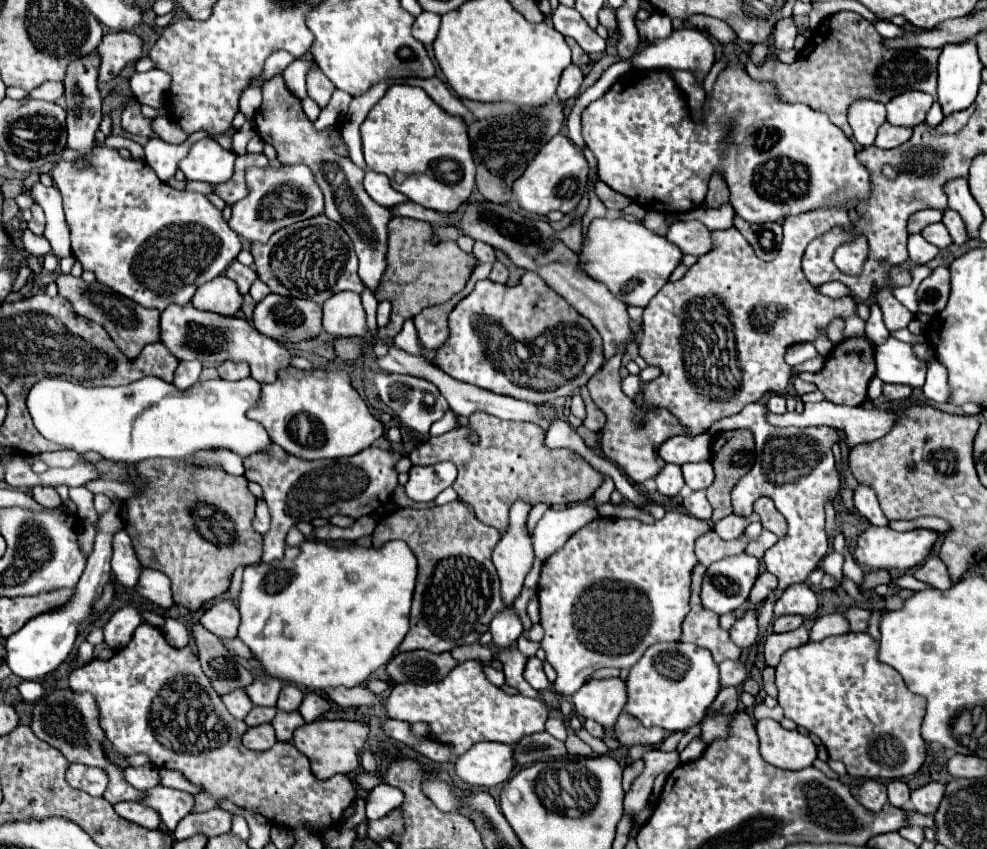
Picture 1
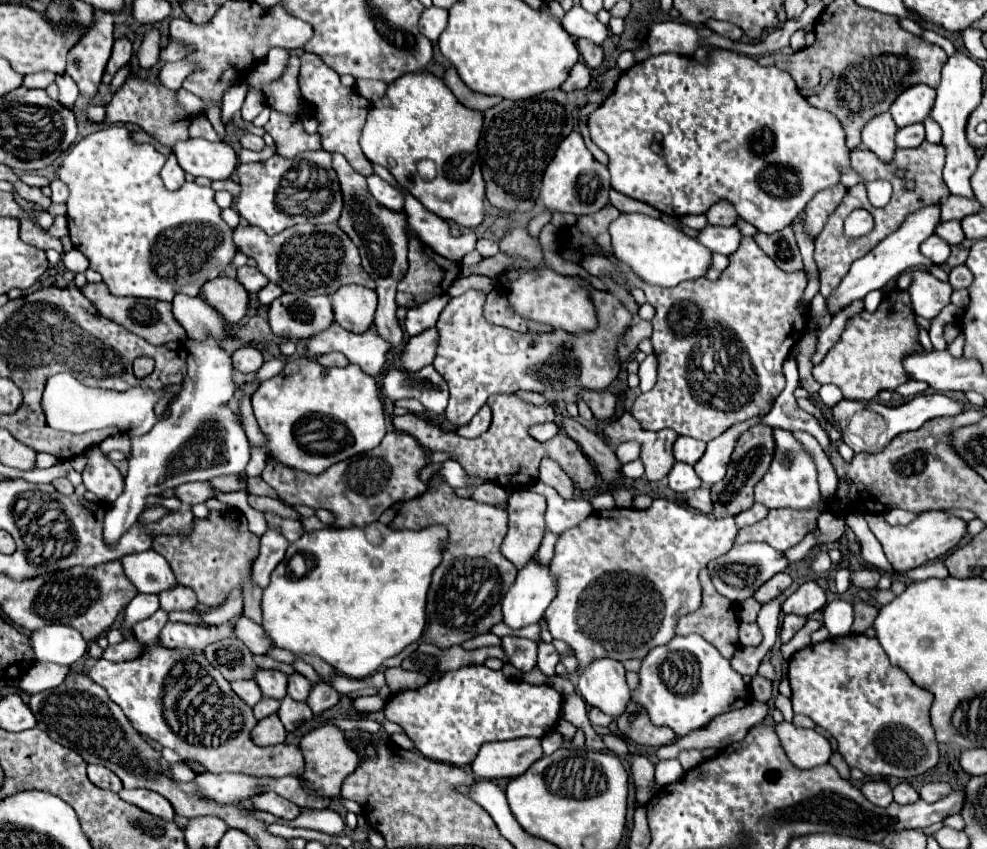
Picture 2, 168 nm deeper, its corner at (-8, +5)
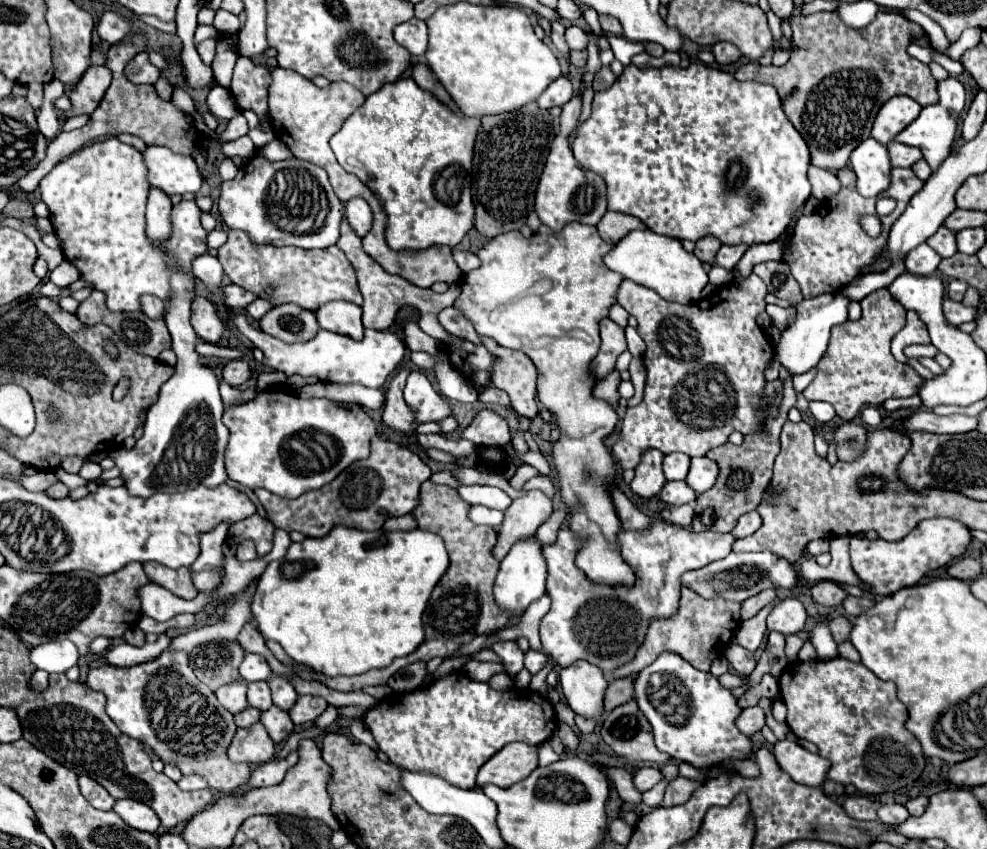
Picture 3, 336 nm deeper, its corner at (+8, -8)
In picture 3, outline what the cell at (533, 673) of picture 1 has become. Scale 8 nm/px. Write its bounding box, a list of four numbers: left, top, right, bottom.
[524,649,546,675]

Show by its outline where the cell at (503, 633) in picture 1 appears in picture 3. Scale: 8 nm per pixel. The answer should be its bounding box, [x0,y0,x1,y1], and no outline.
[494,537,546,617]

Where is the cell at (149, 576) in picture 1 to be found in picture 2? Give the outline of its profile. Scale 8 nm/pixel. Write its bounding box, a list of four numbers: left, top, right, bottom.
[160,586,198,612]

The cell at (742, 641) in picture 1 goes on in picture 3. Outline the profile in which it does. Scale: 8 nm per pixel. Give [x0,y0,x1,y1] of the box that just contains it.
[726,643,756,675]

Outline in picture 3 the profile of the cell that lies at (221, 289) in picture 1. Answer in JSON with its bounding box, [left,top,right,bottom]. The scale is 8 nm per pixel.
[192,297,224,343]

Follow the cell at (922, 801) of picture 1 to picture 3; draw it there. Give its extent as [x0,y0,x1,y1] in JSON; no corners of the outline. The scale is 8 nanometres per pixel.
[906,795,928,815]

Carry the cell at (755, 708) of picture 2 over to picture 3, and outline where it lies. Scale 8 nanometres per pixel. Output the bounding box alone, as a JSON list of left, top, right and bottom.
[736,707,764,737]

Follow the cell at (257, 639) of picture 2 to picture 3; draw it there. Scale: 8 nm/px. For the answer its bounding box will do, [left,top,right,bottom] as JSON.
[240,653,272,681]

